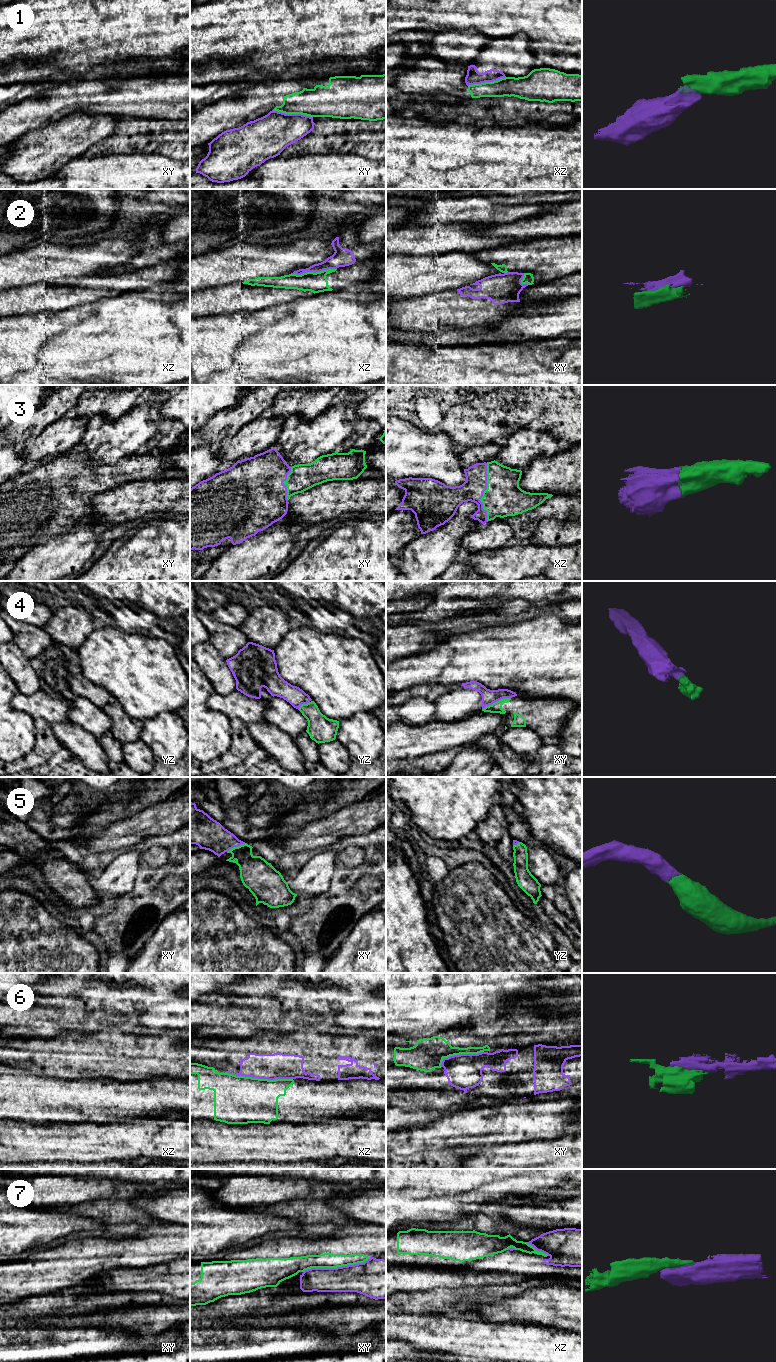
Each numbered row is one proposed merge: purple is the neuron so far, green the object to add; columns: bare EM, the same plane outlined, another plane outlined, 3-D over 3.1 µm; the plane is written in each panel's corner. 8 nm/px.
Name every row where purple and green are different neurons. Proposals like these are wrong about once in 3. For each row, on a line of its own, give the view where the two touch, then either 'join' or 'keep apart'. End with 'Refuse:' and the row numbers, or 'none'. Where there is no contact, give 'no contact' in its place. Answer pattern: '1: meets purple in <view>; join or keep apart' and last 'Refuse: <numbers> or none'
1: meets purple in xy; keep apart
2: meets purple in xz; keep apart
3: meets purple in xz; join
4: meets purple in xy; keep apart
5: meets purple in xy; join
6: meets purple in xz; keep apart
7: meets purple in xy; keep apart
Refuse: 1, 2, 4, 6, 7

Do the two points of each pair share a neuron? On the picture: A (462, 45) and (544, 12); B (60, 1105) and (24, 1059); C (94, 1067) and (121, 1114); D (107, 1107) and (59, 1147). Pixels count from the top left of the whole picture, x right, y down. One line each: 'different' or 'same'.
A: different
B: different
C: different
D: different

